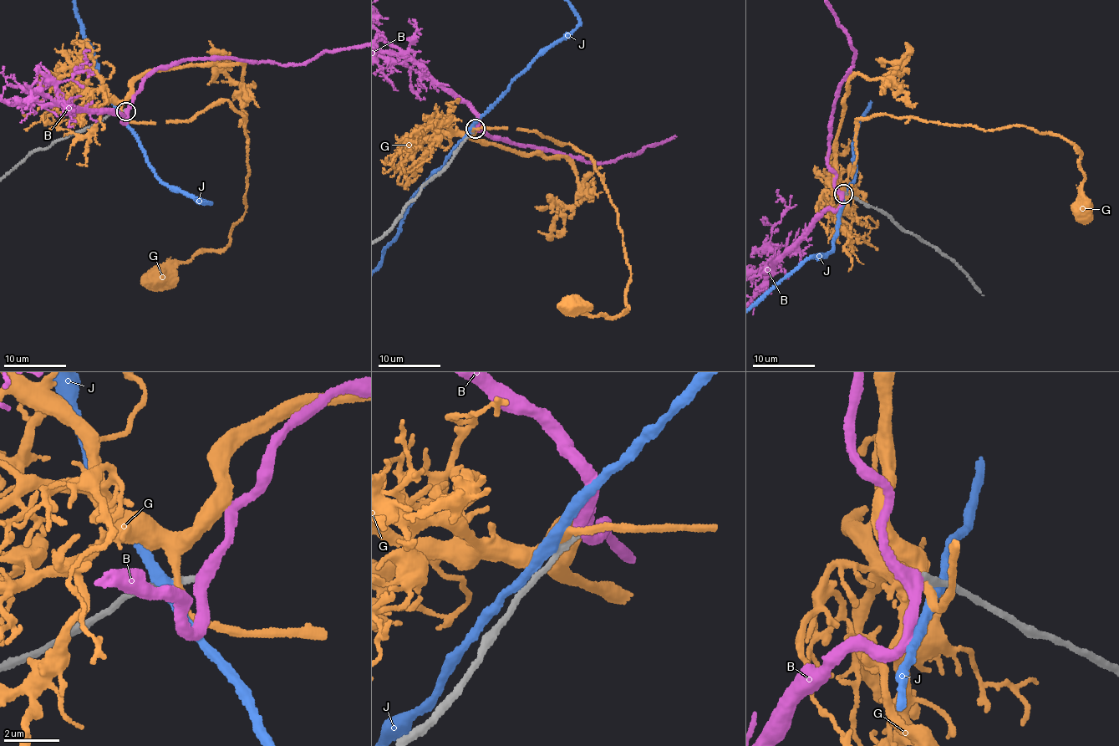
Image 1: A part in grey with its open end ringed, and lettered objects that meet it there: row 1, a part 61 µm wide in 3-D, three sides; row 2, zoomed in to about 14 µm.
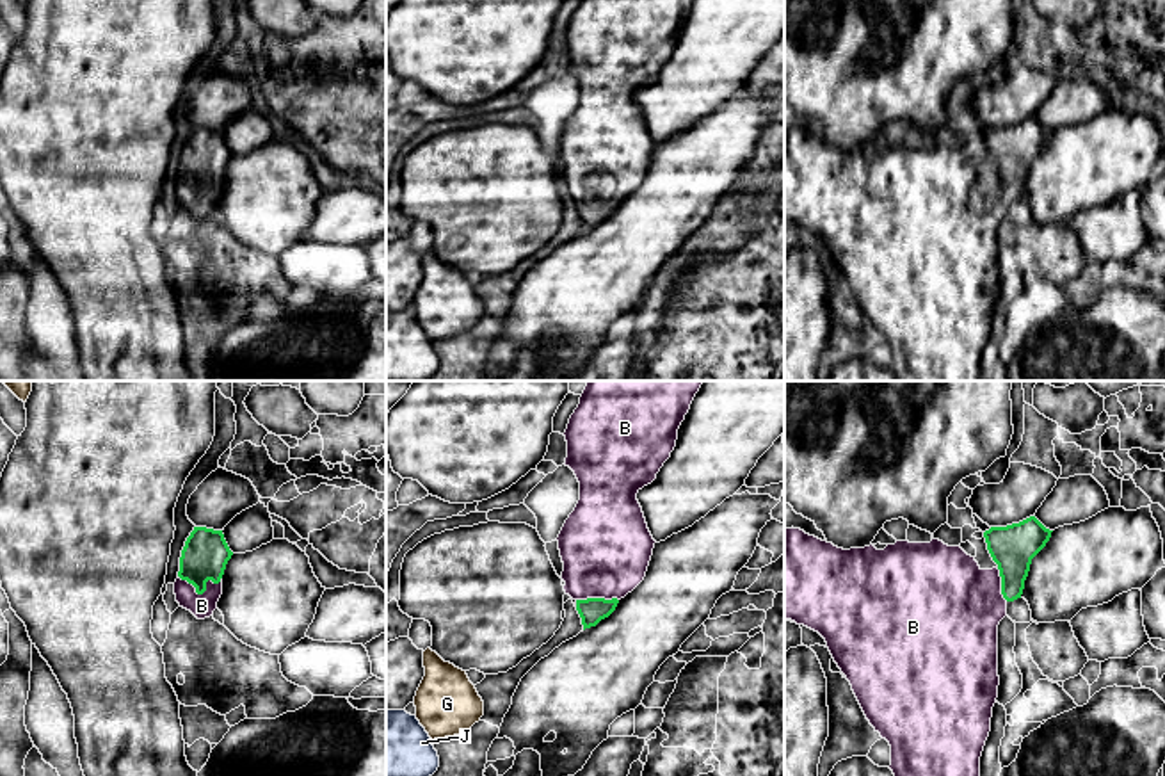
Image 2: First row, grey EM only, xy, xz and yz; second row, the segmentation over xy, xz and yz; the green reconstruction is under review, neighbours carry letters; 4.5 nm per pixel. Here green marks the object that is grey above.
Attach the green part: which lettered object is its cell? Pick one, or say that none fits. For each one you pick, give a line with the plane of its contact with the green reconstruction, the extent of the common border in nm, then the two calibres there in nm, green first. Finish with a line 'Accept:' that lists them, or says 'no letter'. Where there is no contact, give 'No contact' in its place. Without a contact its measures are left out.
B: Touches green in xy. Shared border 200 nm. Thickness 200 nm (green) against 110 nm
Accept: B

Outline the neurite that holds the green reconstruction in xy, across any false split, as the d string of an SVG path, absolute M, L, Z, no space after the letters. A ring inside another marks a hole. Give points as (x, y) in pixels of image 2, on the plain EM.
M194 128L180 158L174 196L197 221L210 219L222 196L222 176L233 153L222 132Z

